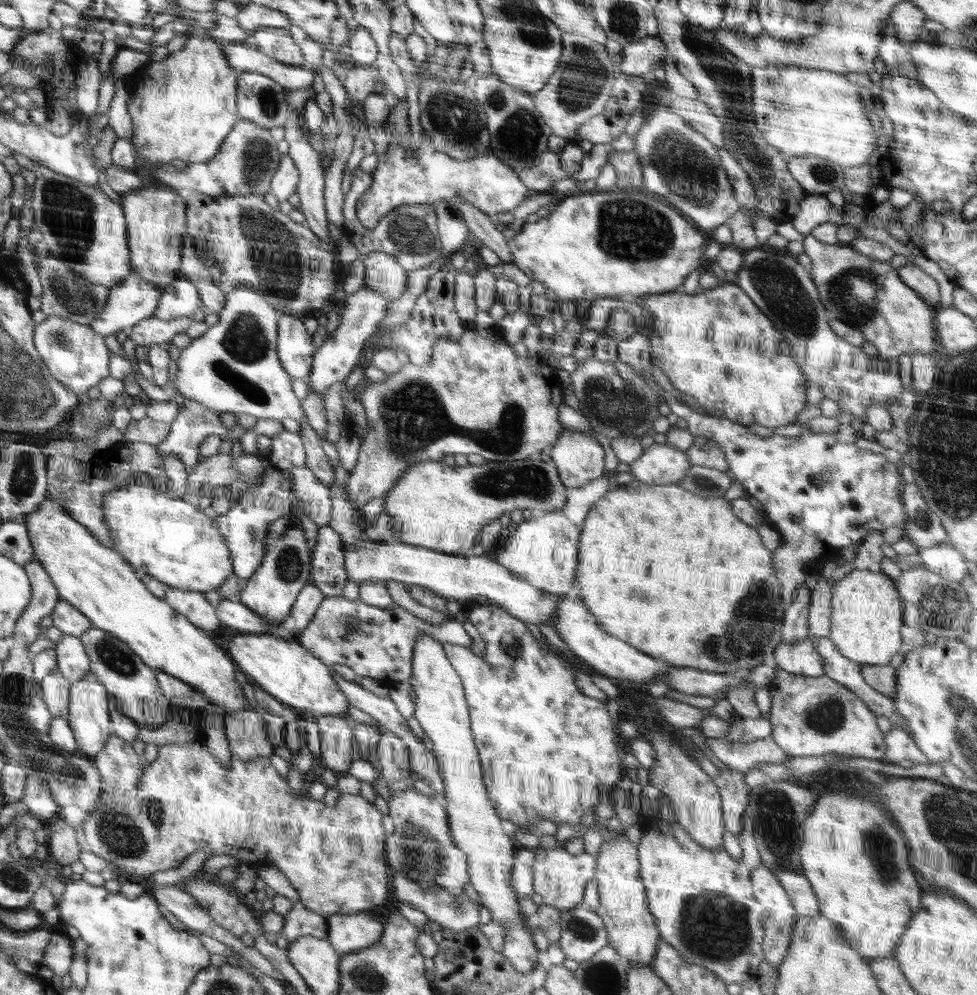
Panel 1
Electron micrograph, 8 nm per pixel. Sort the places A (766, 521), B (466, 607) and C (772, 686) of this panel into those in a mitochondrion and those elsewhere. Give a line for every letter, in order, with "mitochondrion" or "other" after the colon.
A: other
B: other
C: other

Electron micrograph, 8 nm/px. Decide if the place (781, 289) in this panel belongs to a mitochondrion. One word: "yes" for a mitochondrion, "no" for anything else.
yes

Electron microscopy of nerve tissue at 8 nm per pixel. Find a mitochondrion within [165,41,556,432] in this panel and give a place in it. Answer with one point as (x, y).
(276, 260)

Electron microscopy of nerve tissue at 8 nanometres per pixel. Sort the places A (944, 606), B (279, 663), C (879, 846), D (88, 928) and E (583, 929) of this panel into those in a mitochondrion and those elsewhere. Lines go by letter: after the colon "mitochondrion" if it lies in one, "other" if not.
A: mitochondrion
B: other
C: mitochondrion
D: other
E: mitochondrion

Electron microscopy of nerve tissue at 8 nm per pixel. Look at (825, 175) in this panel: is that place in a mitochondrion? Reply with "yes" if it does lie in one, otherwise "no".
yes

